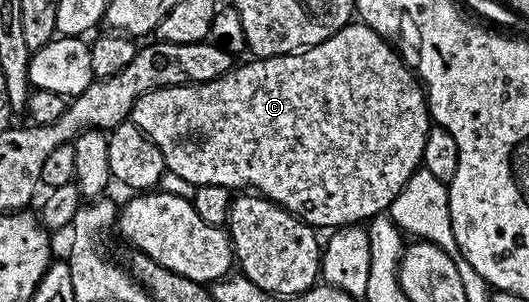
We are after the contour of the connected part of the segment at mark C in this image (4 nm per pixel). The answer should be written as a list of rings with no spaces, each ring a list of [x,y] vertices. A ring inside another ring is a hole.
[[[352,21],[325,41],[297,51],[294,55],[274,55],[268,59],[255,57],[250,61],[252,63],[243,63],[240,67],[239,64],[232,66],[230,71],[208,83],[158,87],[153,89],[153,93],[145,93],[145,97],[141,97],[133,105],[130,122],[136,123],[155,142],[157,149],[161,149],[167,171],[177,177],[185,177],[185,181],[194,183],[196,188],[215,185],[230,189],[250,189],[264,199],[271,199],[280,207],[287,208],[291,214],[299,216],[304,223],[316,229],[350,227],[384,214],[411,175],[421,167],[425,137],[433,126],[431,113],[427,110],[426,90],[398,50],[388,40],[381,38],[372,27],[366,27],[362,21]]]

